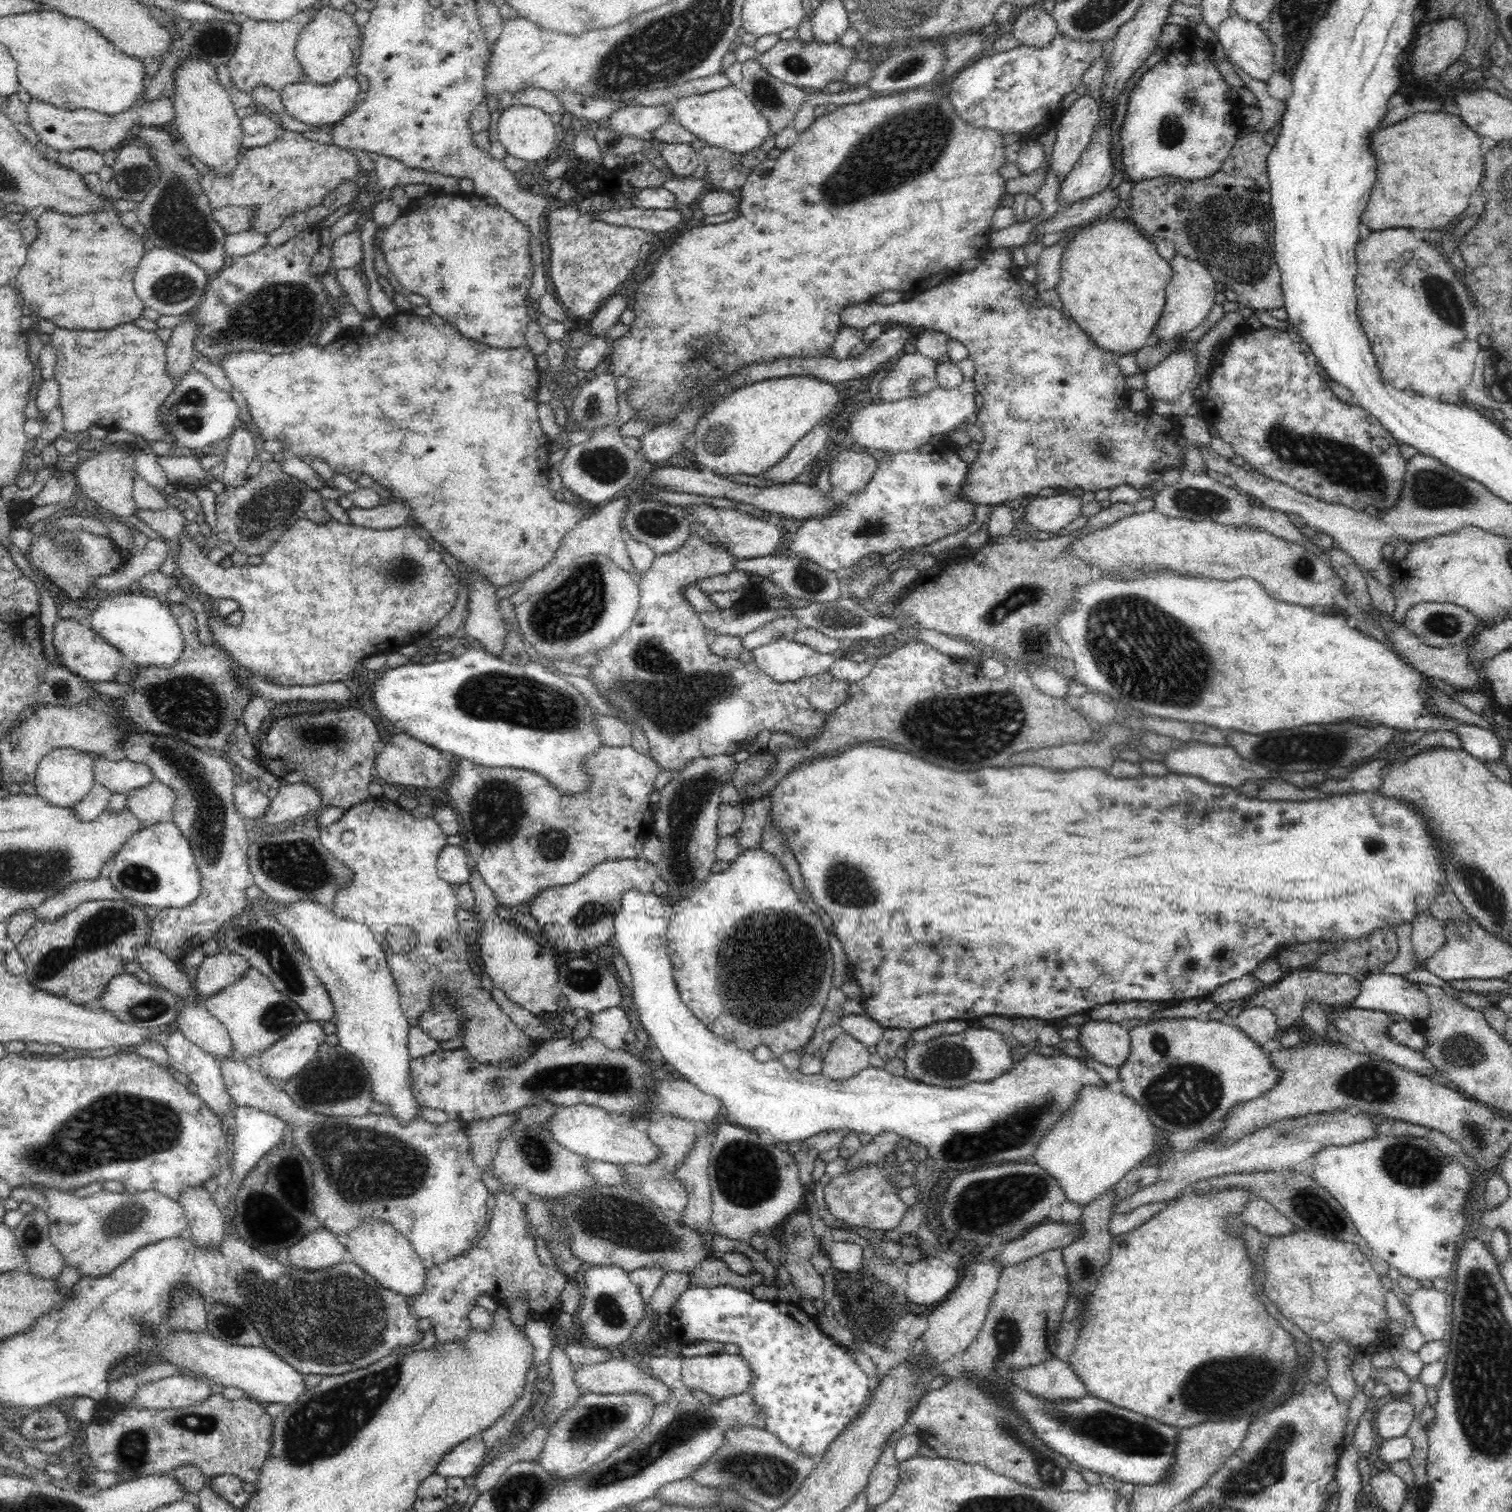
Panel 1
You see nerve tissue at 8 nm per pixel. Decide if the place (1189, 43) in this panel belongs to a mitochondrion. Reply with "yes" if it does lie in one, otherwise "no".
no

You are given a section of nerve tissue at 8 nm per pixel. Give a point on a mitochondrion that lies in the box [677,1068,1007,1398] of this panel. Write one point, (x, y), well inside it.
(746, 1175)

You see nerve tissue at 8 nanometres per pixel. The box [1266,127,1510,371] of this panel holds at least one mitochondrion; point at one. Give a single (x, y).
(1441, 296)

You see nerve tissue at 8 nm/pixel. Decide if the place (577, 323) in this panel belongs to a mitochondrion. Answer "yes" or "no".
no

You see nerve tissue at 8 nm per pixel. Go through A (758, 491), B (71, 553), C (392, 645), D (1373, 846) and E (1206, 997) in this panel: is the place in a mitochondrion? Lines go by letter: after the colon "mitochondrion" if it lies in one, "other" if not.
A: other
B: mitochondrion
C: other
D: other
E: other

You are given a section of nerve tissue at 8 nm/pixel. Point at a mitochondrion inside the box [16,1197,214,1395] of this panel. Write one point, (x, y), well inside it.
(128, 1217)

